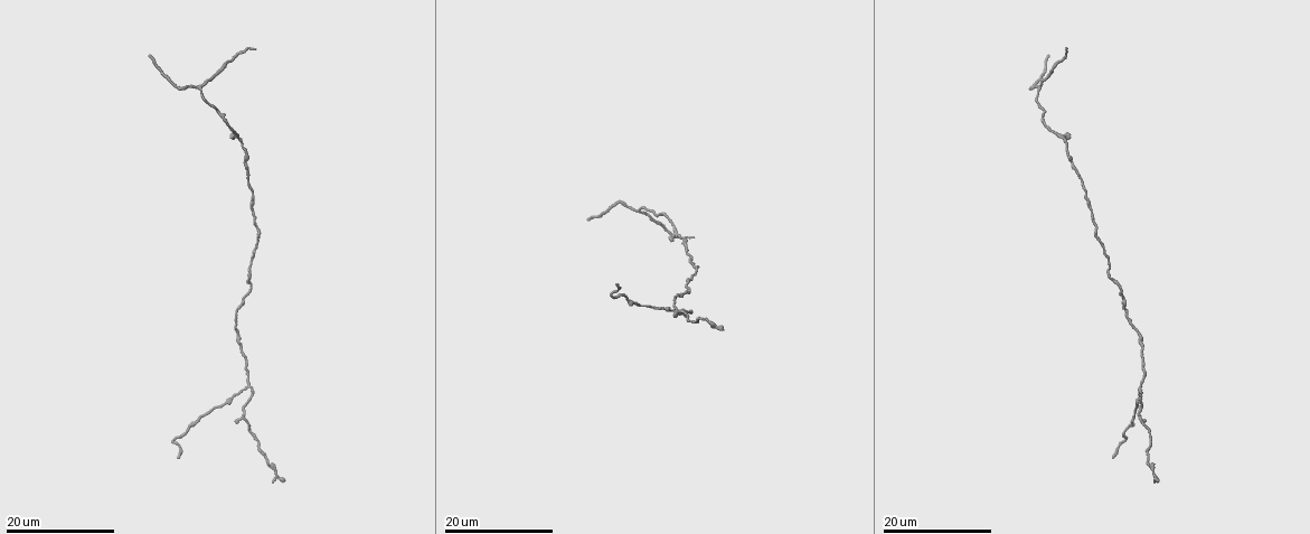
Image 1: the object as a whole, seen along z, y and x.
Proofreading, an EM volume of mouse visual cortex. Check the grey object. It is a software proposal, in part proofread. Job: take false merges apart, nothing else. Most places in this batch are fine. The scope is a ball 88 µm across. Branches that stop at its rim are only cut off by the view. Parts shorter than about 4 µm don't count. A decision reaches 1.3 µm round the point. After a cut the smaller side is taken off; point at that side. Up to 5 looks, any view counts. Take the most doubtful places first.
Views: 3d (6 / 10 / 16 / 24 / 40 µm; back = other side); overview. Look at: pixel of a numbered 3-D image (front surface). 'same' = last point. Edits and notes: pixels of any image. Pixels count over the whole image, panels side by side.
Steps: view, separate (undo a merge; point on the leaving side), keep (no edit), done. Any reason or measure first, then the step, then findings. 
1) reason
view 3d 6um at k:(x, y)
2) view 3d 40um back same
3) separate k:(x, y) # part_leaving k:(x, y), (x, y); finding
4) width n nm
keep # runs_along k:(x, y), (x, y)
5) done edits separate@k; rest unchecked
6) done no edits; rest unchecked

three arms meet
view 3d 16um at 1:(247, 389)

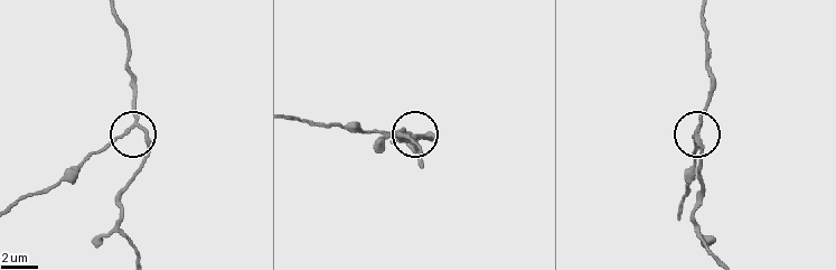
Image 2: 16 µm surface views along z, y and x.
view 3d 6um at 2:(138, 126)

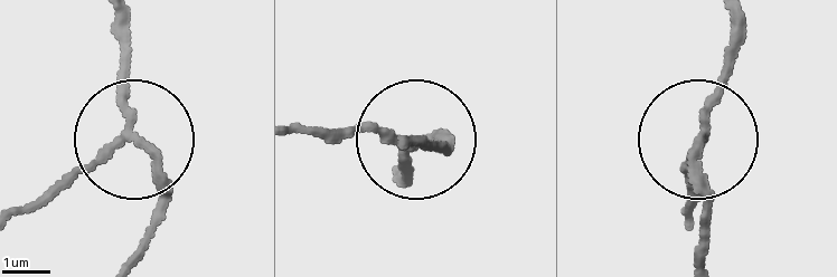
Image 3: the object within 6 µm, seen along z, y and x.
arms 3
separate 3:(63, 174) # part_leaving 3:(115, 140), (11, 212); a second neuron is stuck on

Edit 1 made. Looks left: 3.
view overview

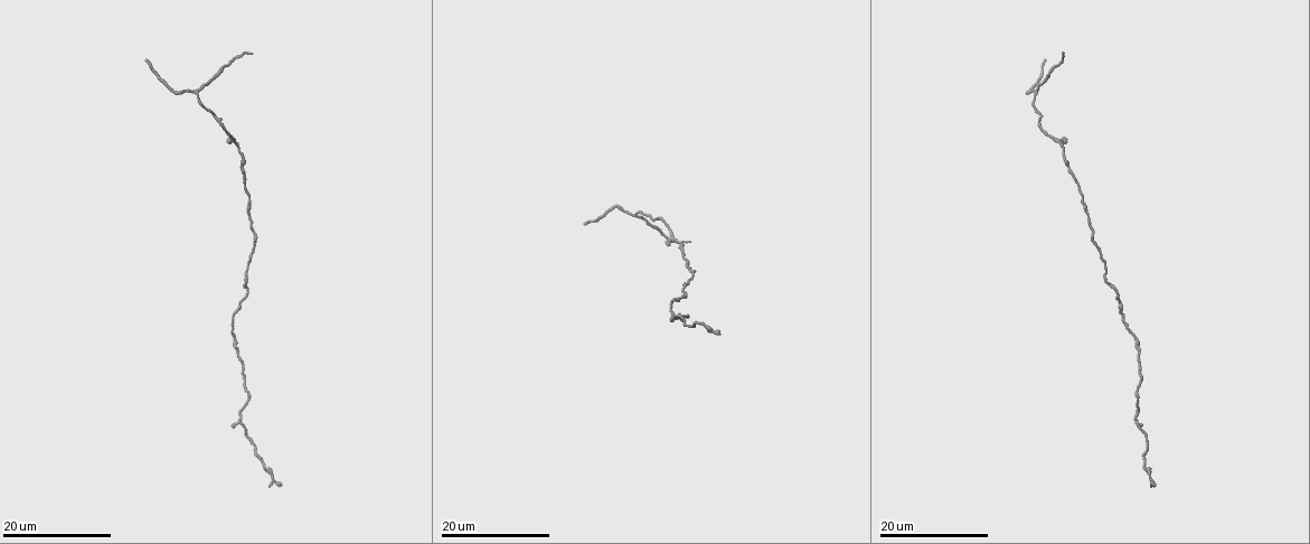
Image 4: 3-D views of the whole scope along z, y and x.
branch point
view 3d 16um at 4:(195, 91)

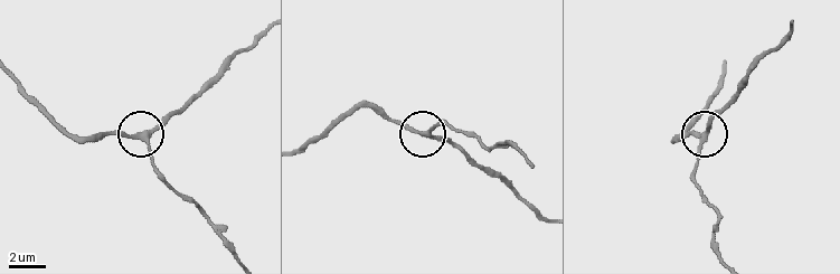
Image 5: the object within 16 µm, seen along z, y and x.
zoom in
view 3d 10um at 5:(431, 137)

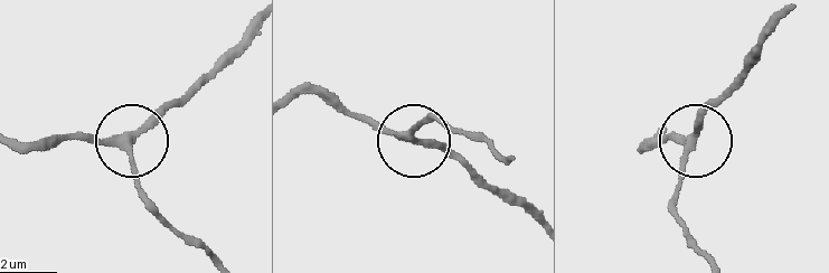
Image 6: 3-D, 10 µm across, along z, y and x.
keep # runs_along 6:(708, 263), (675, 206), (685, 154), (696, 141), (648, 141); one neuron here

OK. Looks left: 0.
done edits separate@3; rest unchecked

